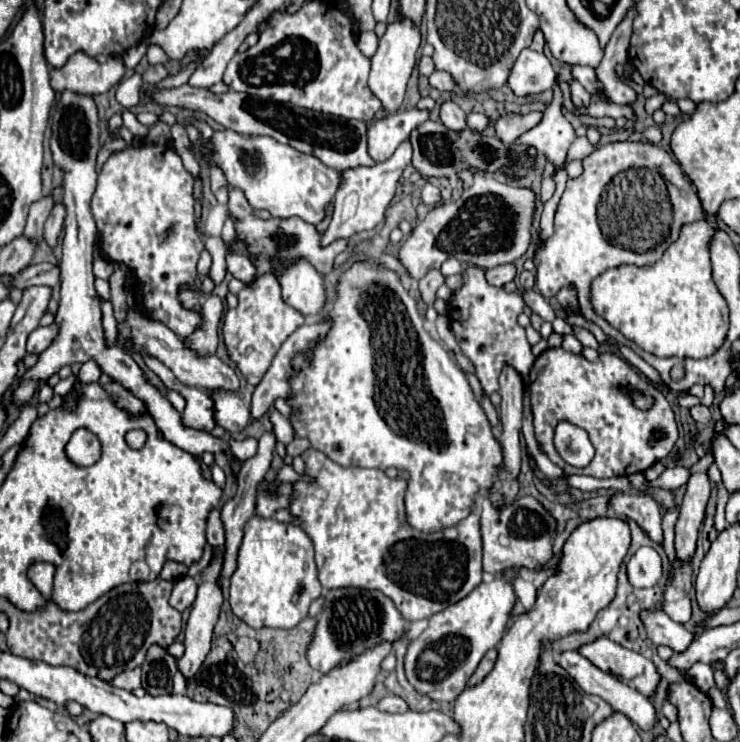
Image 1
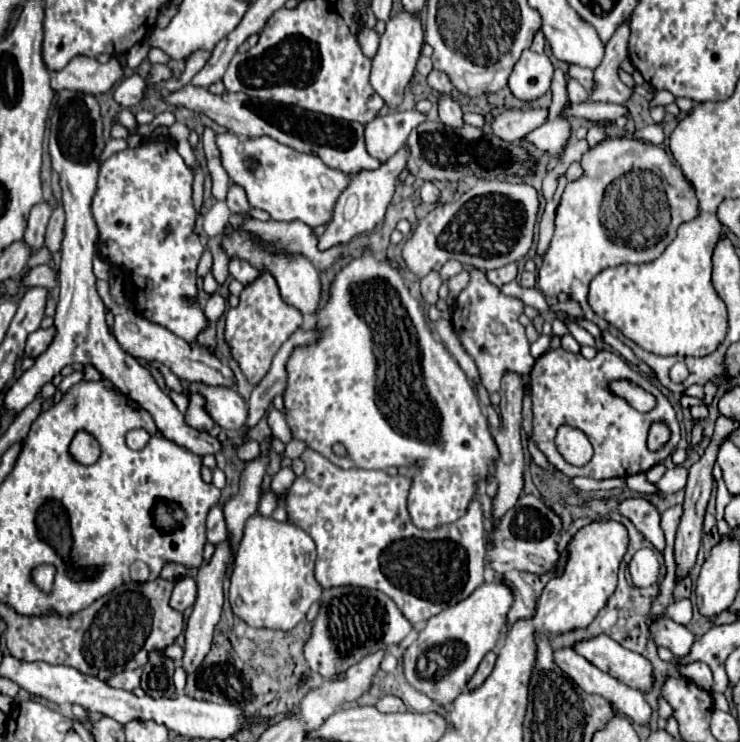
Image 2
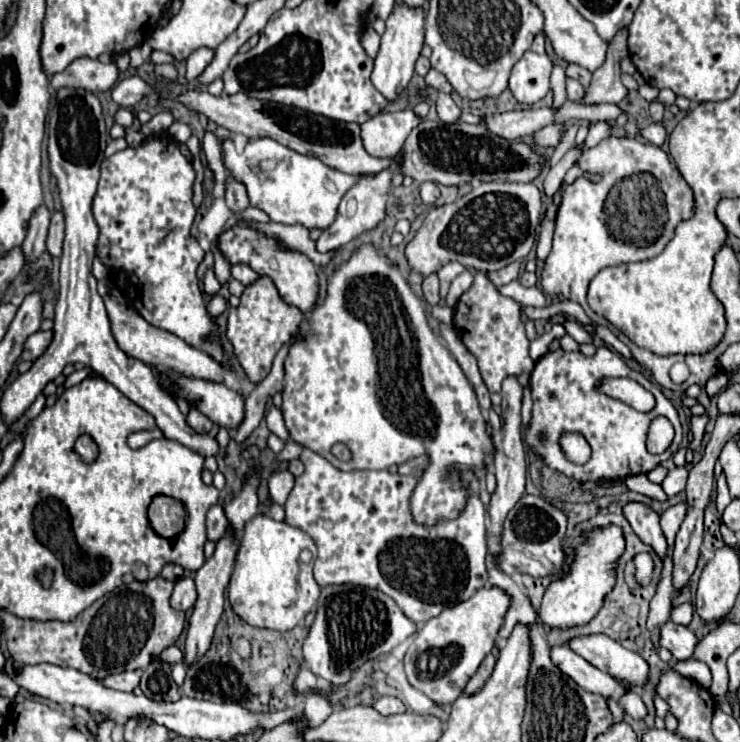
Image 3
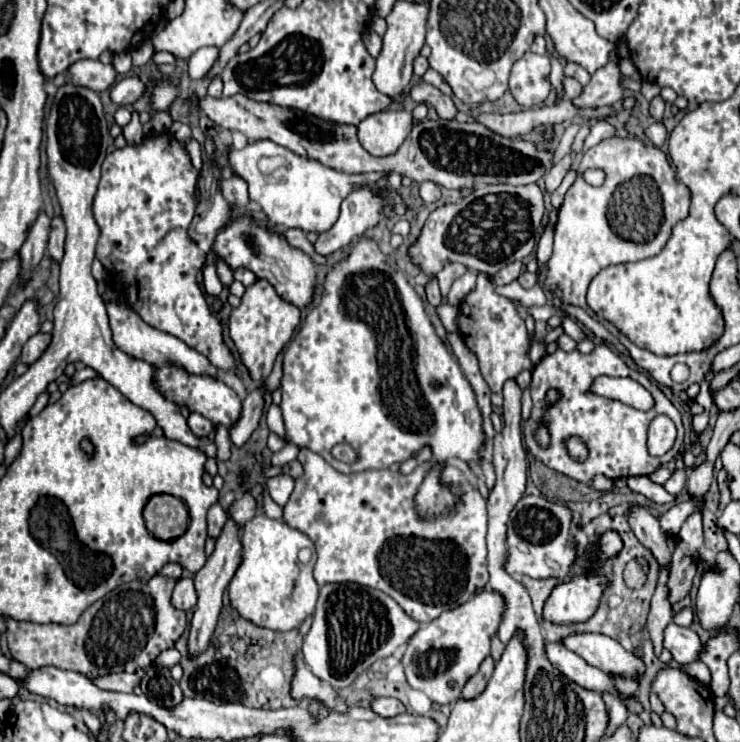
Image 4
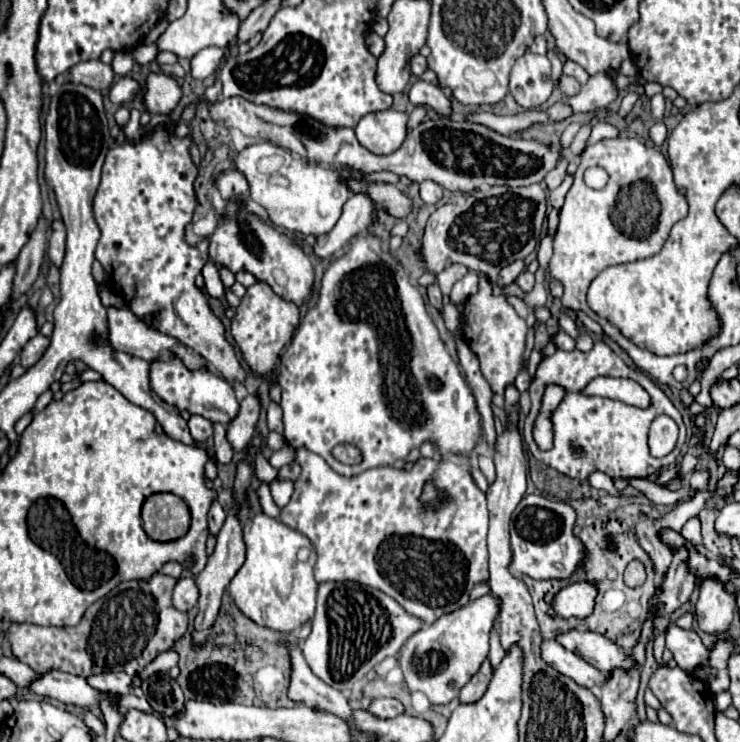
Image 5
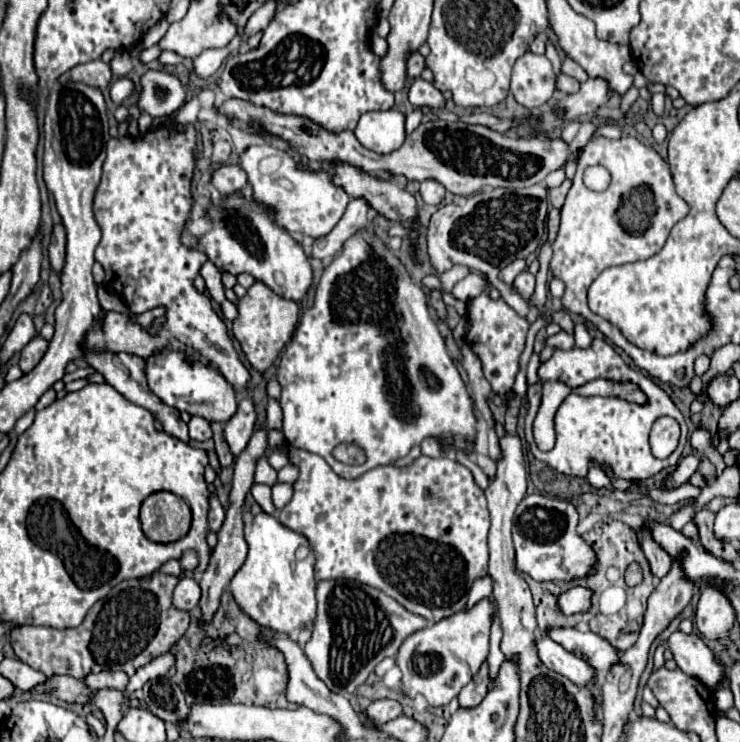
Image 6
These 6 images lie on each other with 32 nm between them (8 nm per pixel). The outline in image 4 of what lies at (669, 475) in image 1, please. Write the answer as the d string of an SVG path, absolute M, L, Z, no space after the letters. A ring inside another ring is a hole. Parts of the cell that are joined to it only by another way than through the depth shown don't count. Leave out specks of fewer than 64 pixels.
M683 469L676 470L672 476L663 485L670 494L679 494L683 491L686 485L687 474Z

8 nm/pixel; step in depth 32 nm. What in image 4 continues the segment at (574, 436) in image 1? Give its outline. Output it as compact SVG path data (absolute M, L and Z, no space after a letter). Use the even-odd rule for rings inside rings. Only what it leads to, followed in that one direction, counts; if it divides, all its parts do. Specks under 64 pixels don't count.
M568 440L568 452L576 460L584 460L584 456L588 454L588 450L584 448L584 444L580 440Z

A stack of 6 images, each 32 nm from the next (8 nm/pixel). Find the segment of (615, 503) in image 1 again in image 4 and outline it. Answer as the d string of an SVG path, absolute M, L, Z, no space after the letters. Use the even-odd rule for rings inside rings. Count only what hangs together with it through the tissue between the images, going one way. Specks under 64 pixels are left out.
M634 508L630 514L630 524L640 544L652 552L660 568L666 568L672 560L672 552L668 550L668 542L658 526L658 518L648 514L644 508Z

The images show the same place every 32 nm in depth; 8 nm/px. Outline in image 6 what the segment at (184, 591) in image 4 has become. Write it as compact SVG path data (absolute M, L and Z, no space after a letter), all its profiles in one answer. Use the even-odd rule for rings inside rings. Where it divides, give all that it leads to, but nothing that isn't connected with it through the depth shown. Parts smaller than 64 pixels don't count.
M182 576L176 590L174 590L174 606L180 610L192 610L198 606L202 590L198 582L190 576Z

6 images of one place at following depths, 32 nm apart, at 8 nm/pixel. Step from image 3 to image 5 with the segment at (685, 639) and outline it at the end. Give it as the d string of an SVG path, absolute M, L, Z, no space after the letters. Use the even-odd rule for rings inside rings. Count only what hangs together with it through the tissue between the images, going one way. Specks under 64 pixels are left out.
M670 626L666 632L666 648L674 654L676 664L692 674L696 668L704 672L704 682L712 684L716 678L716 668L710 666L710 650L702 644L700 636L694 630L682 630L678 626Z

